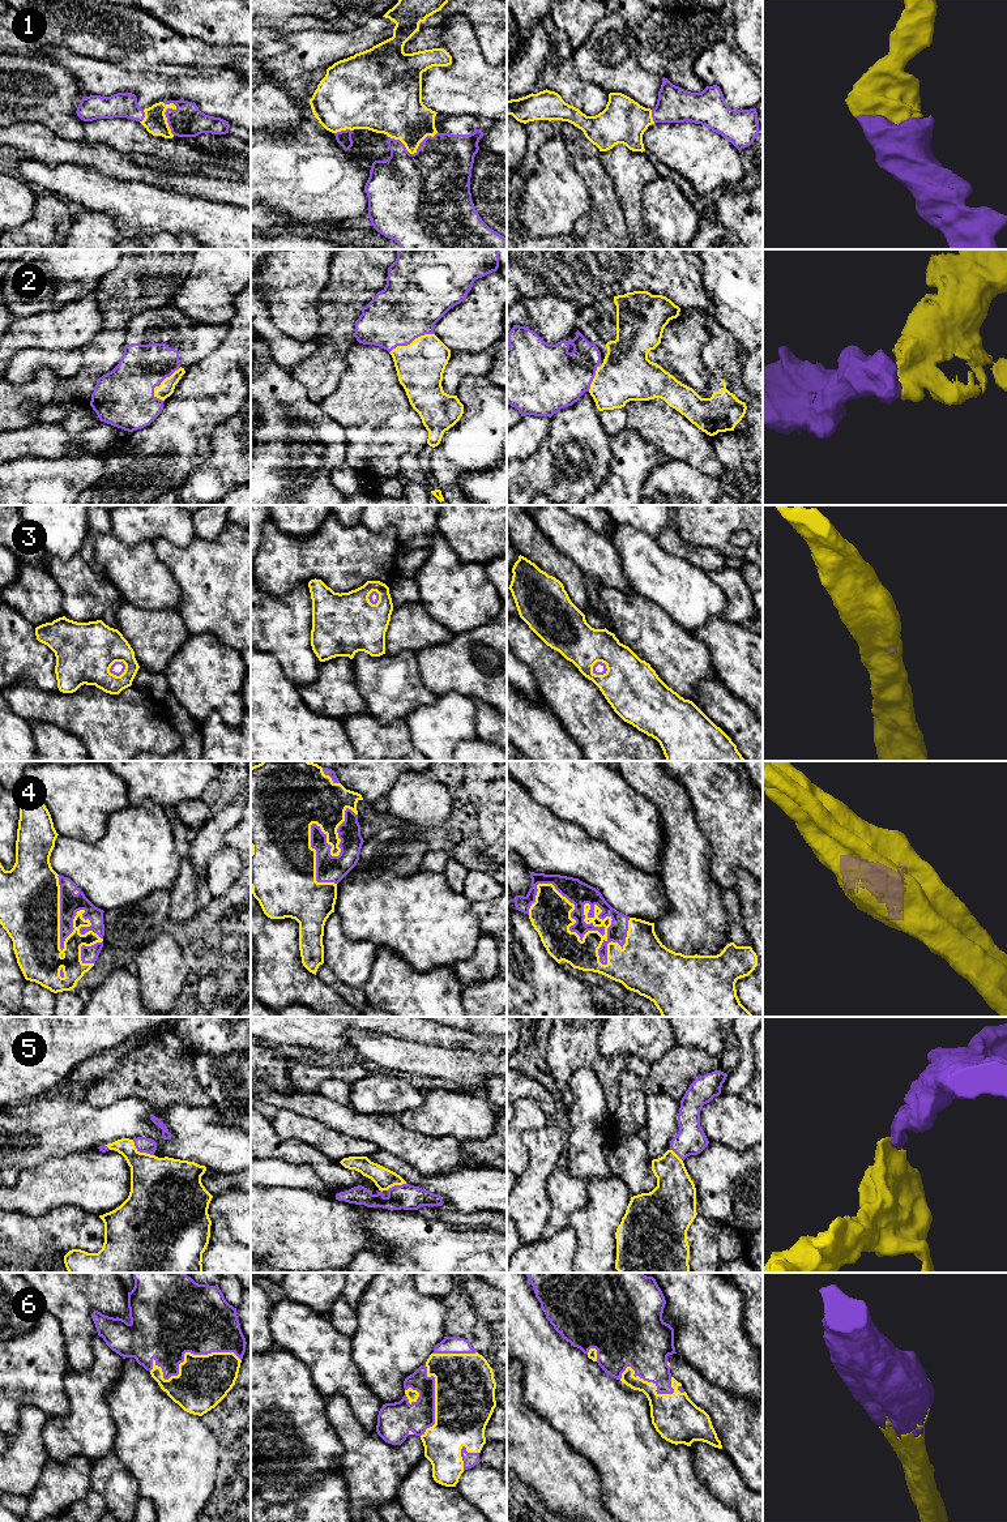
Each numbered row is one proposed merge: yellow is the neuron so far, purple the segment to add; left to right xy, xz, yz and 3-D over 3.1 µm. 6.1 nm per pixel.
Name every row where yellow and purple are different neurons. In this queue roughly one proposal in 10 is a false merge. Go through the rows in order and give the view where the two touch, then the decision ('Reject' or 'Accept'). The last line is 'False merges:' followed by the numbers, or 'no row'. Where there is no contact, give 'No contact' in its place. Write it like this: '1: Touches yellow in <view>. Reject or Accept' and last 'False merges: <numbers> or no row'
1: Touches yellow in xz. Accept
2: Touches yellow in xz. Accept
3: Touches yellow in xy. Accept
4: Touches yellow in yz. Accept
5: Touches yellow in xy. Accept
6: Touches yellow in xy. Accept
False merges: no row

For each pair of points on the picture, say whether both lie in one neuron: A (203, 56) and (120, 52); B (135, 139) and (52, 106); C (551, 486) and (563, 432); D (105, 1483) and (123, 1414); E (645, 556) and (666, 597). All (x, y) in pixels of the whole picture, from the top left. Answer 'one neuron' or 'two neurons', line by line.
A: one neuron
B: one neuron
C: one neuron
D: two neurons
E: one neuron

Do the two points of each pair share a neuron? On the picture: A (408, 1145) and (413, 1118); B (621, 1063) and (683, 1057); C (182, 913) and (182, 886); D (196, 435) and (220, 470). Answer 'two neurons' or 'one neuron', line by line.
A: two neurons
B: two neurons
C: one neuron
D: two neurons

